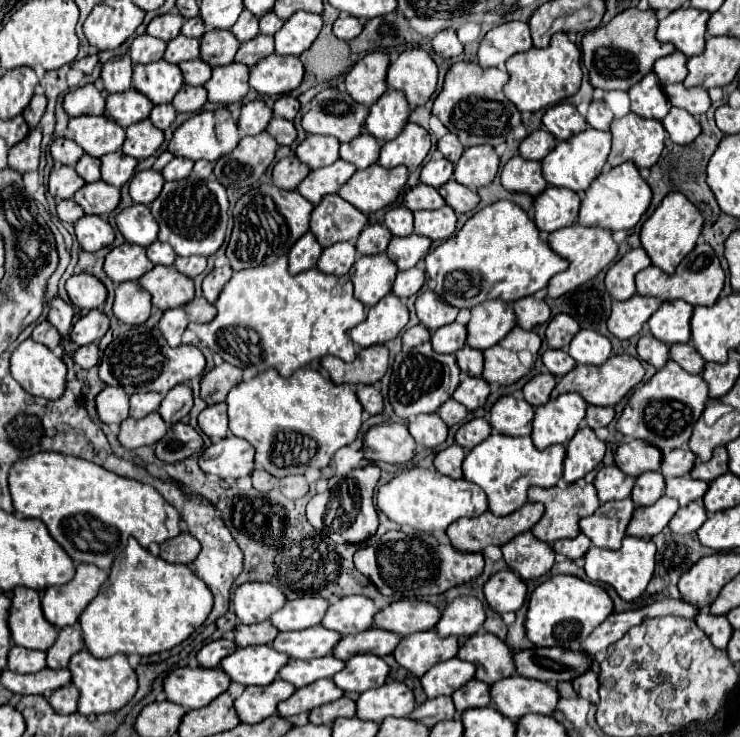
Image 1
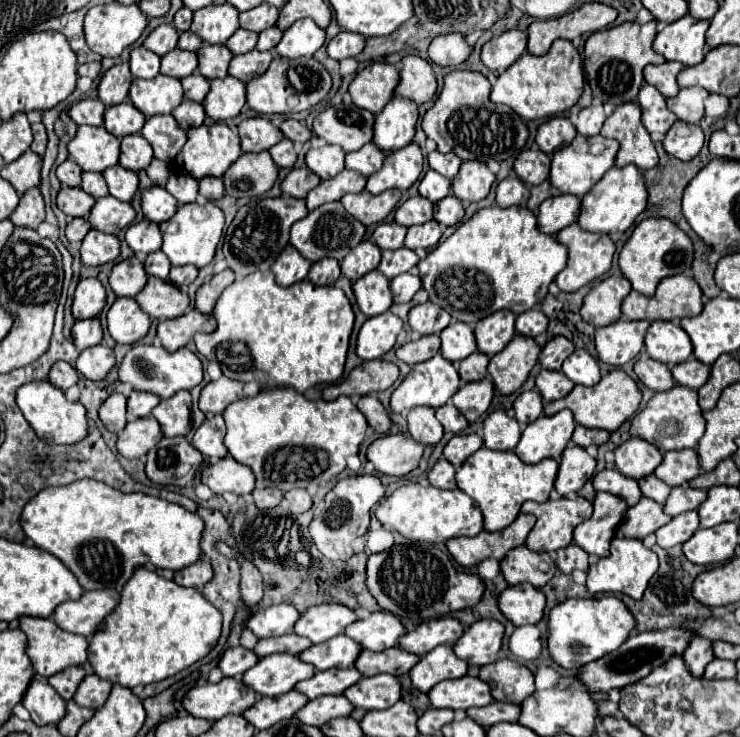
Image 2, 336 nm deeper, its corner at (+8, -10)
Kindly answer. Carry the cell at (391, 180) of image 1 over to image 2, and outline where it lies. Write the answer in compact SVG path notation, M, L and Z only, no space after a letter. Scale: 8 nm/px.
M388 189L380 195L372 195L368 191L362 193L348 193L340 201L348 213L360 219L364 225L380 223L388 217L388 213L398 205L402 193L398 189Z

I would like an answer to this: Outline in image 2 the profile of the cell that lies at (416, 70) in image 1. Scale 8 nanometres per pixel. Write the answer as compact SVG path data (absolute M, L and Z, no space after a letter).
M406 55L400 61L400 83L396 87L396 95L422 105L430 101L434 93L436 77L430 63L418 55Z

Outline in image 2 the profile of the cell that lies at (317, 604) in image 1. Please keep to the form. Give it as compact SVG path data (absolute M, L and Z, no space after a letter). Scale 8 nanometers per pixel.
M338 603L314 605L300 615L300 619L294 625L294 633L310 639L312 643L324 643L330 637L340 635L344 627L354 621L356 621L354 611L344 605Z

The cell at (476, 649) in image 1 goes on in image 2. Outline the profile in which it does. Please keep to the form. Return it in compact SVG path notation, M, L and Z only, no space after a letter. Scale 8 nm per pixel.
M510 659L482 665L480 679L492 685L494 701L520 705L530 693L534 693L534 673Z

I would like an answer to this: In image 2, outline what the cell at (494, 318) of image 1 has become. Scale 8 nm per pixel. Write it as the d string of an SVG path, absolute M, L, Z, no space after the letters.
M496 311L484 319L480 319L474 327L478 351L484 355L494 355L502 351L508 341L514 337L514 319L512 311Z

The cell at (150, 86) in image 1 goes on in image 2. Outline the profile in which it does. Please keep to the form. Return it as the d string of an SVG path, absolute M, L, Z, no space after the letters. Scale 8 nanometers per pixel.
M156 75L152 79L134 79L130 85L130 101L146 117L172 113L182 99L182 85L176 77Z

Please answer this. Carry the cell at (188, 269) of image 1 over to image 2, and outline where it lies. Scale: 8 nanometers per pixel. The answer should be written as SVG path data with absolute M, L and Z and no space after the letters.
M182 265L182 267L172 267L170 269L170 281L176 283L178 287L188 287L198 275L198 269L194 265Z

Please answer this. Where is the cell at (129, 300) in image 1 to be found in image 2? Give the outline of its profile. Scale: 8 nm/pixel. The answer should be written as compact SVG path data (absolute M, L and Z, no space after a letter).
M118 297L108 311L108 331L116 343L136 343L150 327L150 317L132 297Z

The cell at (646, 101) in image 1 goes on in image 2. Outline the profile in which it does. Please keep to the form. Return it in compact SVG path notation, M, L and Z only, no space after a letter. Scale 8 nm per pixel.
M648 83L642 85L638 93L638 103L642 107L642 123L650 133L664 135L676 121L676 115L666 107L666 99L662 97L662 93Z

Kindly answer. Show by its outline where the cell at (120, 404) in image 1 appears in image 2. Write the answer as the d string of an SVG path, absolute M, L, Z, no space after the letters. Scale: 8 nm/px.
M114 391L100 407L100 419L104 427L112 433L122 433L126 427L126 397Z

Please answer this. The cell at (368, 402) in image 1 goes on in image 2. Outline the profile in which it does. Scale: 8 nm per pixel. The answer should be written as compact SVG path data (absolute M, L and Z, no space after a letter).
M376 395L360 397L360 401L358 401L358 409L362 411L362 415L366 417L368 425L370 425L376 433L380 433L380 435L388 433L388 429L390 429L392 423L390 423L390 417L388 417L386 409L382 407L382 403L378 401Z

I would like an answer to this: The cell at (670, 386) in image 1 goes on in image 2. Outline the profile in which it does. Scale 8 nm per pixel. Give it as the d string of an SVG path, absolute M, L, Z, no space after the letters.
M676 385L664 393L654 393L646 407L632 419L630 435L656 445L662 453L672 449L696 447L700 437L704 435L704 417L698 405L698 393L682 385Z

